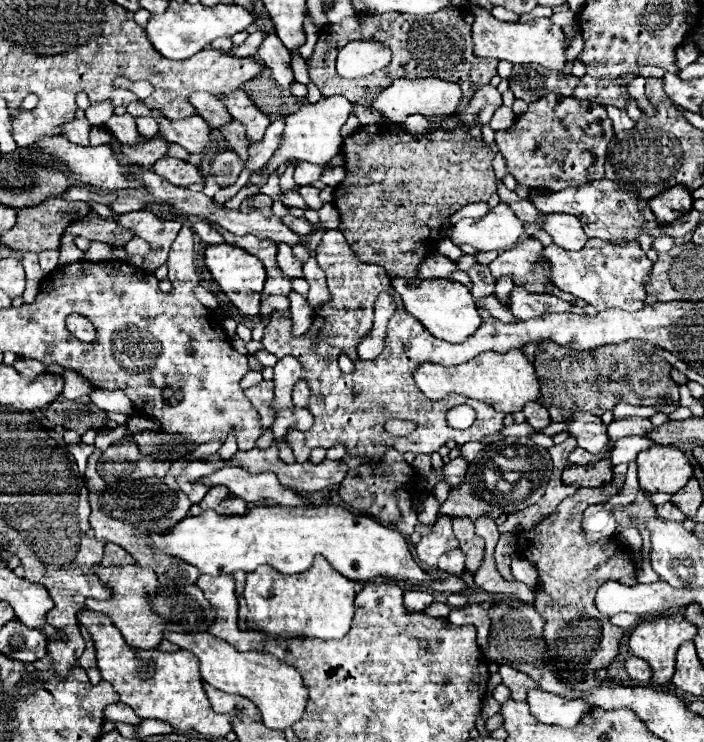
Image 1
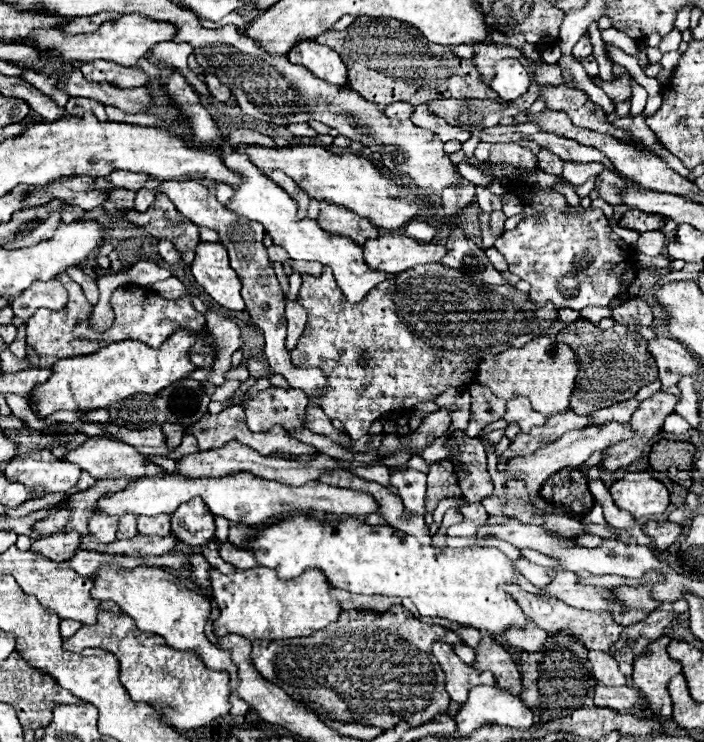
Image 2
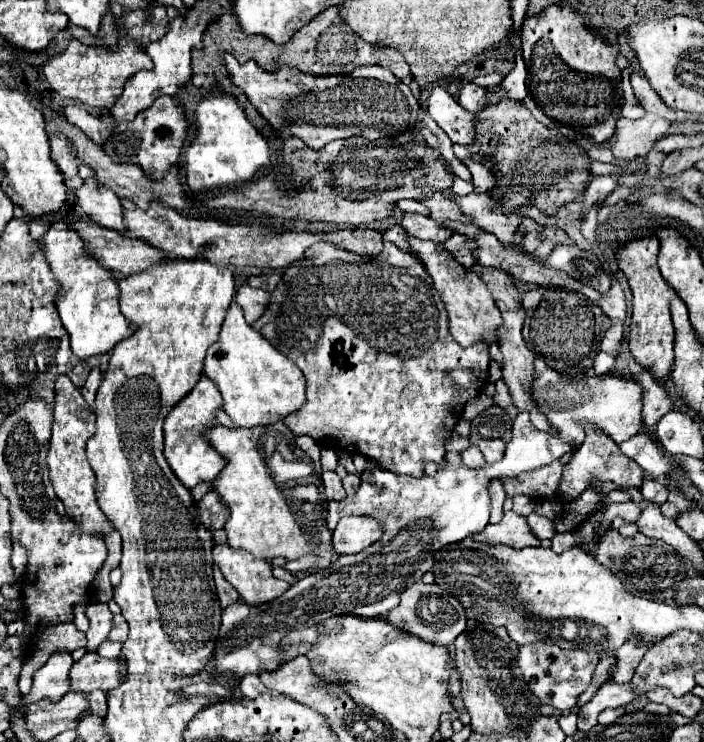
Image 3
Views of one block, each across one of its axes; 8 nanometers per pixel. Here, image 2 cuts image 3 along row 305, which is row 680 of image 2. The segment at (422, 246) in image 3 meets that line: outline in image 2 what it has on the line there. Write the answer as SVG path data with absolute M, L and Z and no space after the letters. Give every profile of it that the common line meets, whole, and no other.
M436 642L432 646L432 654L436 656L436 660L440 662L440 668L446 674L446 690L450 694L450 698L458 704L462 704L468 698L468 690L474 686L494 686L496 680L490 672L480 672L470 664L464 664L456 652L452 650L452 646L448 646L446 642Z

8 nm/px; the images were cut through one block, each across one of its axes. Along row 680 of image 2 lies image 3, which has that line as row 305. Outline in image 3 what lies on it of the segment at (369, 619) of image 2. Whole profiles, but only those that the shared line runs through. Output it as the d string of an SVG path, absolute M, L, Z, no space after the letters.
M324 242L314 244L306 252L308 252L306 260L300 260L286 268L280 284L272 292L268 310L264 312L264 316L260 316L252 324L258 332L264 334L264 338L268 342L272 342L282 354L286 354L294 364L298 364L298 368L304 372L306 382L308 382L308 390L306 390L308 402L298 412L286 416L284 424L298 436L306 434L318 442L326 438L326 446L330 446L330 450L358 452L358 454L366 456L368 460L376 460L382 468L388 468L390 472L394 472L398 476L400 474L414 476L414 478L424 476L424 462L428 462L428 460L440 462L444 458L444 454L446 454L444 442L446 442L446 438L450 438L454 426L460 422L464 404L470 398L478 396L480 388L484 388L484 380L488 380L488 364L490 364L488 346L476 344L470 348L462 348L456 340L452 340L452 334L448 332L448 316L446 316L444 302L440 300L426 268L420 264L420 260L416 260L408 252L402 252L392 242L384 242L384 250L376 258L374 256L358 256L358 254L342 250L334 244L324 244Z

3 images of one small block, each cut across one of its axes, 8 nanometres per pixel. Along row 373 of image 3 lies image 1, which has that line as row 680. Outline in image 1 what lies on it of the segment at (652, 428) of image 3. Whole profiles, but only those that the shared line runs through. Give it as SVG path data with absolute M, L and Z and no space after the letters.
M630 656L626 662L624 662L624 668L626 668L626 672L628 672L628 676L630 678L634 678L634 680L640 680L640 682L650 682L650 676L652 676L652 672L650 672L650 666L648 666L648 662L644 662L642 658L636 658L636 656Z

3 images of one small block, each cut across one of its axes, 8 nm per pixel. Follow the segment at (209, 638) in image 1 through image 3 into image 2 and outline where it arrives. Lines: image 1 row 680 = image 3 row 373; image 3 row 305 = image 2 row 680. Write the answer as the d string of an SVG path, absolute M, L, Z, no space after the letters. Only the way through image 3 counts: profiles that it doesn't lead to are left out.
M104 564L94 574L92 598L116 602L124 614L134 618L136 626L142 632L162 636L170 648L198 652L208 668L230 674L232 692L238 688L238 670L236 670L236 666L232 666L230 652L216 648L204 634L204 626L210 616L210 602L204 596L196 594L194 590L186 588L168 570L152 568L152 566L144 566L144 564L136 566L132 570L126 570L118 564Z

